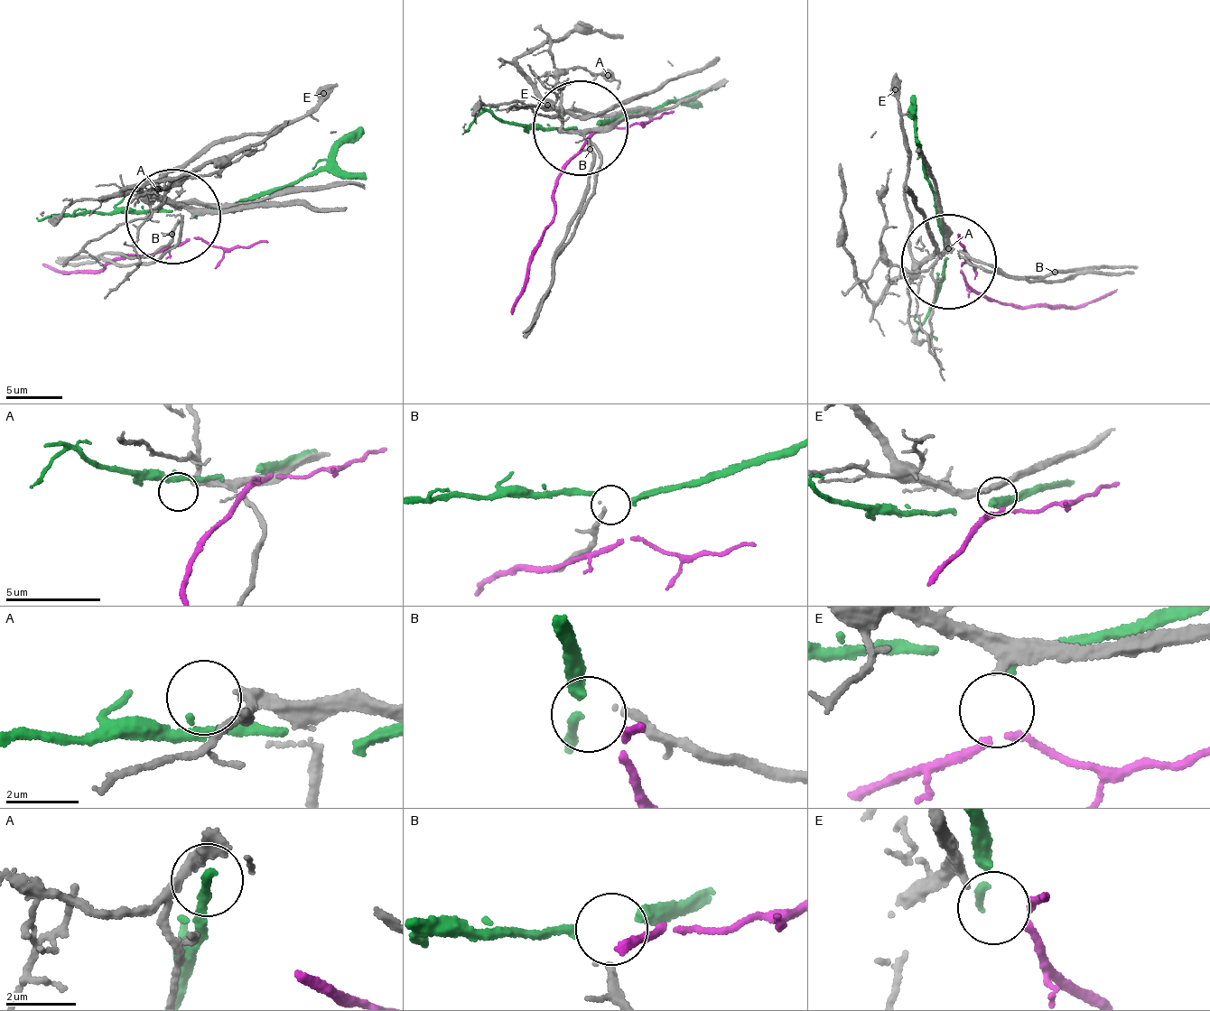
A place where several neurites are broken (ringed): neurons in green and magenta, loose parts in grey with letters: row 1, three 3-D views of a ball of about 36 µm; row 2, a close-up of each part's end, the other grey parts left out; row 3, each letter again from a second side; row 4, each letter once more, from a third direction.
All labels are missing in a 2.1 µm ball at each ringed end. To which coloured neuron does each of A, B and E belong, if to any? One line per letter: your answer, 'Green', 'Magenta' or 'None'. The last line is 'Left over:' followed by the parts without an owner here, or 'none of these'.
A: None
B: Green
E: Magenta
Left over: A

